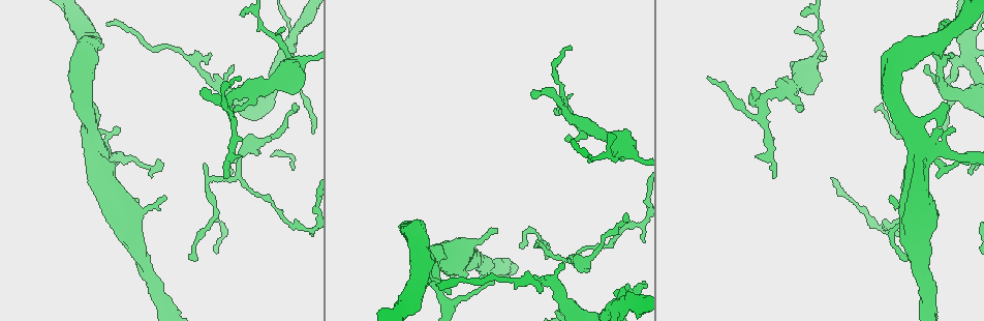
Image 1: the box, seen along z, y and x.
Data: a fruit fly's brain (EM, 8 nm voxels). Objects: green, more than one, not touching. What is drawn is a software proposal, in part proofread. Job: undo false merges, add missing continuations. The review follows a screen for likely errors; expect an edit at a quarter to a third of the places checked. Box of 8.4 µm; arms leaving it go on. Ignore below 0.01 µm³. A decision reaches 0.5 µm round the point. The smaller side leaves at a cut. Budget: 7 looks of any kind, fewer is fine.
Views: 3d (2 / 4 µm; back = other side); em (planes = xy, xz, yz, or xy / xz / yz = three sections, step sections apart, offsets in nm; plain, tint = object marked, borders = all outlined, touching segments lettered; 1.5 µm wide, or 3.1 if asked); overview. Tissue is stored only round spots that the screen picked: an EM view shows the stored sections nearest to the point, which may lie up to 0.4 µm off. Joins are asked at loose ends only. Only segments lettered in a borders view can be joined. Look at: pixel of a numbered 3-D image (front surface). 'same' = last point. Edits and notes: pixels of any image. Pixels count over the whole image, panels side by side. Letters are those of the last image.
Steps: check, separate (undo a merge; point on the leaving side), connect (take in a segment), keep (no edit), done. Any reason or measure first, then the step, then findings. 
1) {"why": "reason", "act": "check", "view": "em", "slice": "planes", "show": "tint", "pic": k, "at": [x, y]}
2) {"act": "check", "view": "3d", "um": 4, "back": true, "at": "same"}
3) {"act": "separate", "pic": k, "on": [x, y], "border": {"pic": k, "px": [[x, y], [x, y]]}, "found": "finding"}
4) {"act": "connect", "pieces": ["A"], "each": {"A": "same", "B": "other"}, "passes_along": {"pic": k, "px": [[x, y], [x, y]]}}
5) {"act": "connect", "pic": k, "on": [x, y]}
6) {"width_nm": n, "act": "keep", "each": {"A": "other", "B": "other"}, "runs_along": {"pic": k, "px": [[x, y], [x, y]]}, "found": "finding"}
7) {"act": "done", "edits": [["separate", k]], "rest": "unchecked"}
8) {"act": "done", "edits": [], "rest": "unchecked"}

{"why": "three arms meet", "act": "check", "view": "em", "slice": "planes", "show": "borders", "pic": 1, "at": [238, 173]}

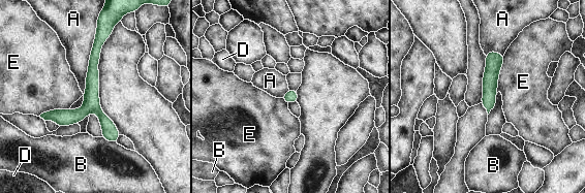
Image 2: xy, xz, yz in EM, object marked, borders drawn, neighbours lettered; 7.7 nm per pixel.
{"longest_contact_nm": ["A", 550], "act": "keep", "each": {"A": "other", "B": "other", "D": "other", "E": "other"}, "found": "all the same neuron"}

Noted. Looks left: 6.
{"why": "an open end", "act": "check", "view": "em", "slice": "planes", "show": "borders", "pic": 1, "at": [189, 258]}

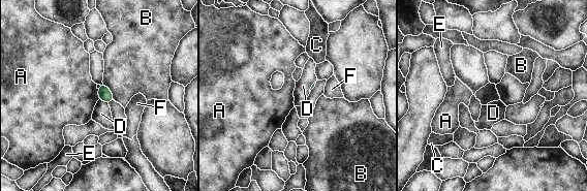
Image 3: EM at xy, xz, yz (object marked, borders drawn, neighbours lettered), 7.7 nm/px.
{"act": "keep", "each": {"A": "other", "B": "other", "C": "other", "D": "other", "E": "other", "F": "other"}, "border": {"pic": 3, "px": [[97, 89], [98, 99]]}, "found": "no lettered segment goes on from it"}

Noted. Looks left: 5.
{"why": "an open end", "act": "check", "view": "em", "slice": "xz", "step": 8, "show": "borders", "pic": 1, "at": [570, 45]}

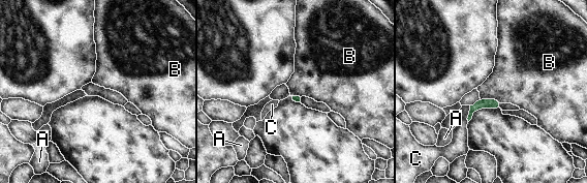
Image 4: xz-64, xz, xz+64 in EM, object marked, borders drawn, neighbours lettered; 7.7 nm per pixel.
{"longest_contact_nm": ["B", 180], "act": "keep", "each": {"A": "other", "B": "other", "C": "other"}, "found": "none of them fits"}

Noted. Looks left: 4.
{"act": "done", "edits": [], "rest": "unchecked"}

